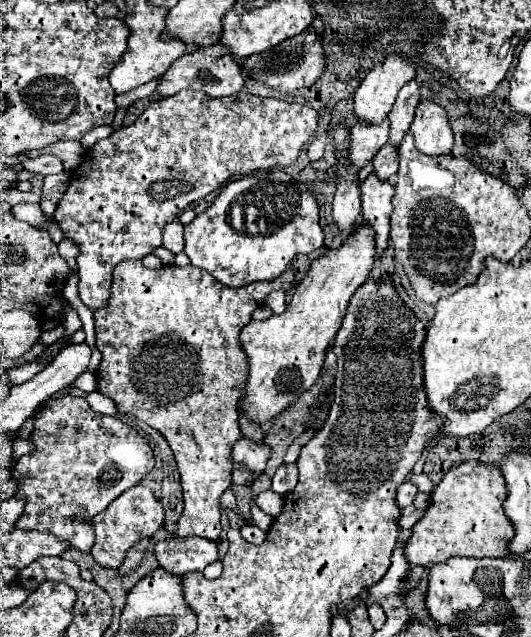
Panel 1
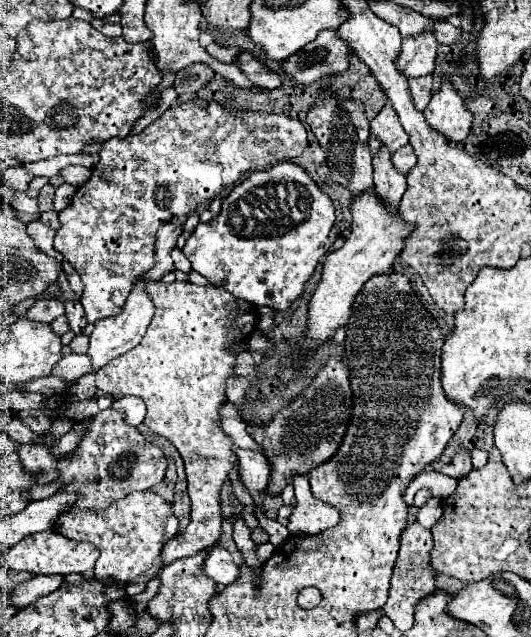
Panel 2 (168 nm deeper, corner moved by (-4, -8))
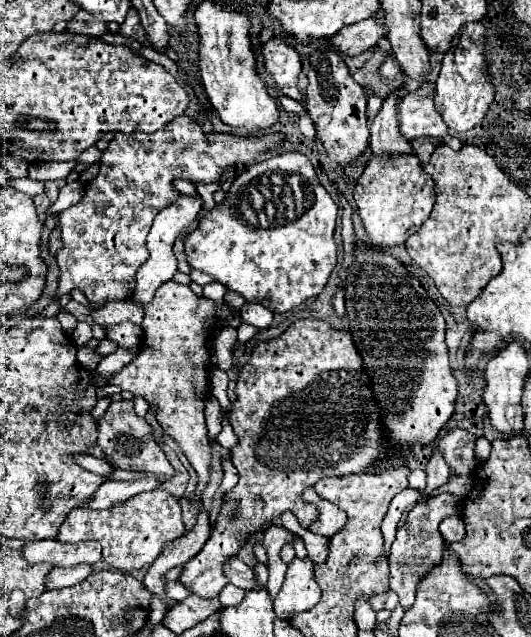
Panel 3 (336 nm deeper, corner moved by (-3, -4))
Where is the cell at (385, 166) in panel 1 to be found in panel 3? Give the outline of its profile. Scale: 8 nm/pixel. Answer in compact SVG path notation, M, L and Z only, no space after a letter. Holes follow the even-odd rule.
M420 137L420 139L412 139L412 149L414 153L420 157L420 161L426 165L430 155L436 151L436 147L444 145L442 139L430 139L430 137Z

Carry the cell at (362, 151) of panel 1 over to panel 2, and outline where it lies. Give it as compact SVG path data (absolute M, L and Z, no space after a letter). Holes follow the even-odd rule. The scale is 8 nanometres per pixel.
M385 103L385 107L379 111L379 115L371 121L371 133L389 149L389 151L397 151L399 147L407 145L409 137L403 131L395 109L391 107L391 103Z

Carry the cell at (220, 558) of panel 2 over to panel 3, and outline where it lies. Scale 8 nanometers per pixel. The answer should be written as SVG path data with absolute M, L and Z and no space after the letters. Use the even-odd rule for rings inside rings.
M238 557L234 559L228 559L224 563L224 571L226 571L226 577L232 585L244 589L244 591L254 591L254 587L258 587L258 581L254 579L254 569L248 567L244 561L240 561Z

